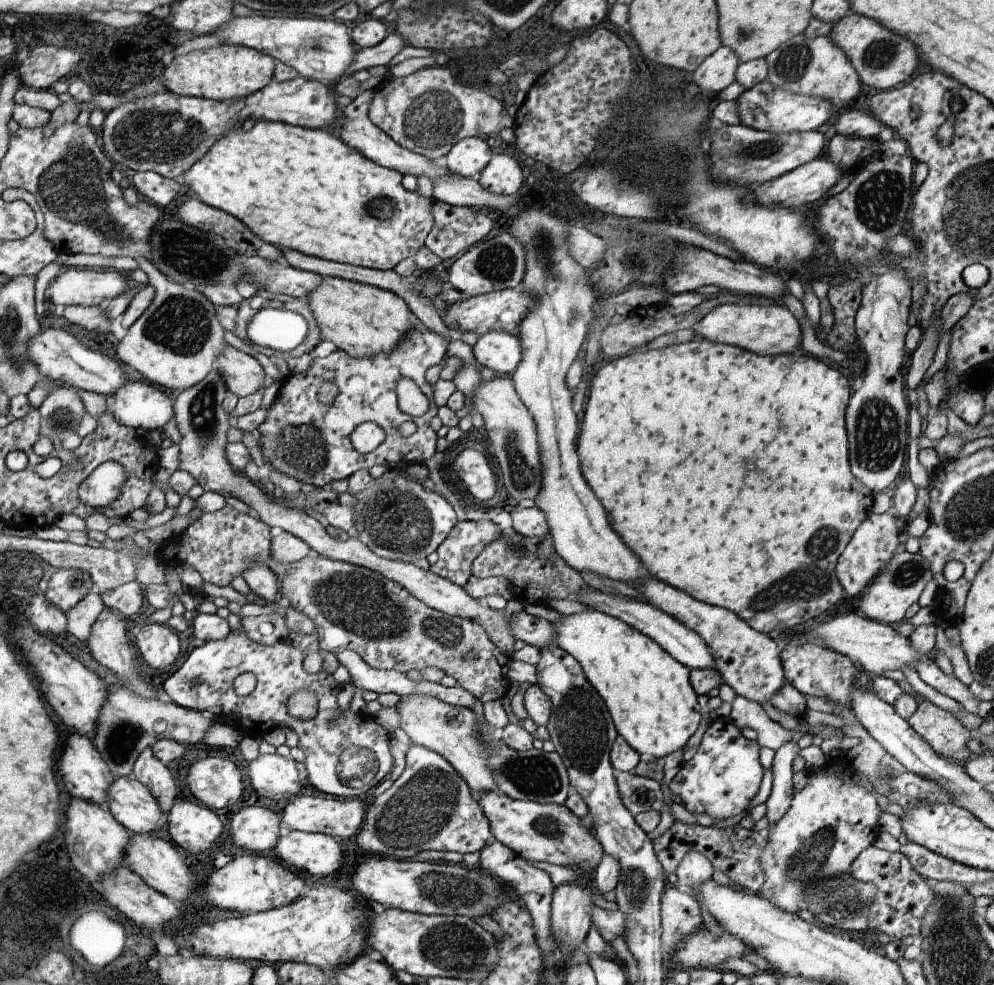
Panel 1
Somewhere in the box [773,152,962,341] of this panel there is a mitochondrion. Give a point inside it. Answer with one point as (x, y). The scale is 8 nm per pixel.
(880, 201)

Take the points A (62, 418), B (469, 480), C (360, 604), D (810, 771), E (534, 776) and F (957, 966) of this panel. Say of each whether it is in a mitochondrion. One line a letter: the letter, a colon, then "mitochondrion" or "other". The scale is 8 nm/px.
A: mitochondrion
B: other
C: mitochondrion
D: other
E: mitochondrion
F: mitochondrion

